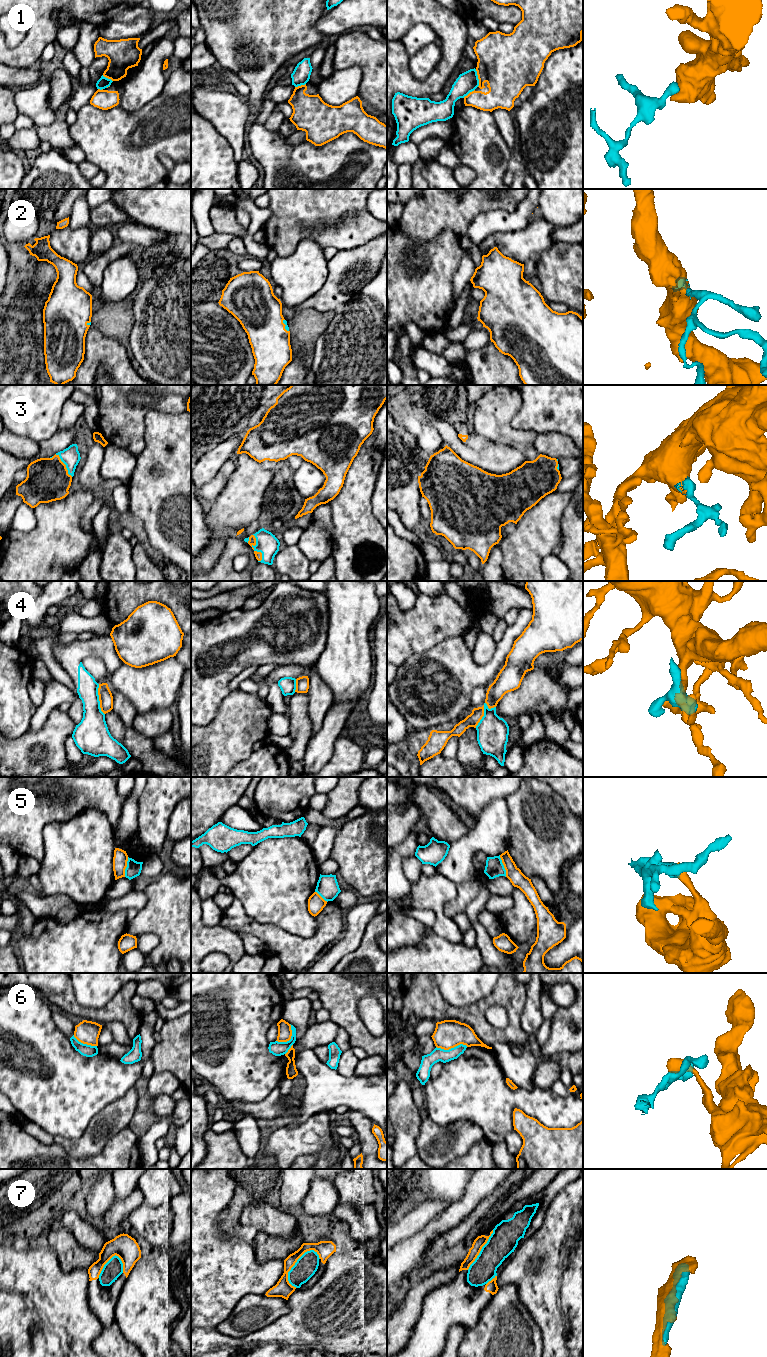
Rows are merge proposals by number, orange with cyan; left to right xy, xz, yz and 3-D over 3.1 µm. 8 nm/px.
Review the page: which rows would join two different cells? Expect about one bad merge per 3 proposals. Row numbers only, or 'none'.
1, 4, 5, 6

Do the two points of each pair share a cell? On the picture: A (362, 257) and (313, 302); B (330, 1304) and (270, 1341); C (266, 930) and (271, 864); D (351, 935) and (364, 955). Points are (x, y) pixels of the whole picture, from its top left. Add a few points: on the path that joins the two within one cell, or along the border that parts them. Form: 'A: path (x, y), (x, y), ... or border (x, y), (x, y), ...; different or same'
A: path (349, 267), (342, 272), (342, 277), (326, 293); same
B: path (315, 1311), (285, 1341); same
C: border (246, 912), (251, 918), (279, 926), (288, 933); different
D: border (367, 924), (360, 944), (339, 959); different

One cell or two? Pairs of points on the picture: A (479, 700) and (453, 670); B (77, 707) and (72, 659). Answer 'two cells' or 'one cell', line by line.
A: two cells
B: two cells

